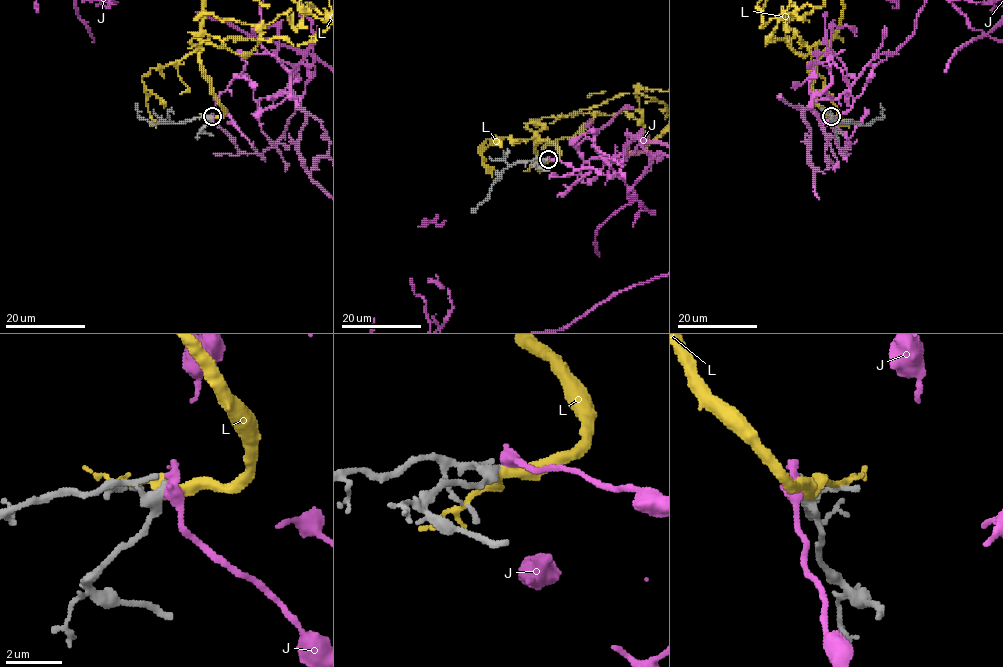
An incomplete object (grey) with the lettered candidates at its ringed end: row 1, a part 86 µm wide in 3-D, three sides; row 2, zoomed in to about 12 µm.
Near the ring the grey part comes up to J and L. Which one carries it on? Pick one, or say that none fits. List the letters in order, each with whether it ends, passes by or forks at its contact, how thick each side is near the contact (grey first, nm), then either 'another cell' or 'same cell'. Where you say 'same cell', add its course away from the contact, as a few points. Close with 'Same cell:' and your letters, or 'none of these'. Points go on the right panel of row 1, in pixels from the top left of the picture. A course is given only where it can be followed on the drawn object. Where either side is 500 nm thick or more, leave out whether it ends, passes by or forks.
J: 320 nm thick on the grey side, 550 nm on the other; same cell
L: it passes by; 320 nm thick on the grey side, 400 nm on the other; another cell
Same cell: J

